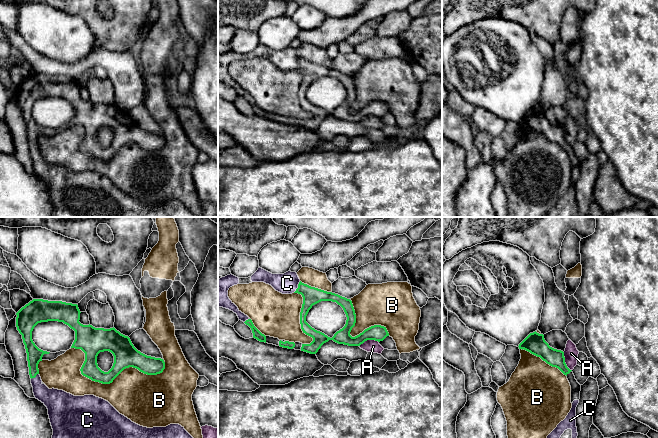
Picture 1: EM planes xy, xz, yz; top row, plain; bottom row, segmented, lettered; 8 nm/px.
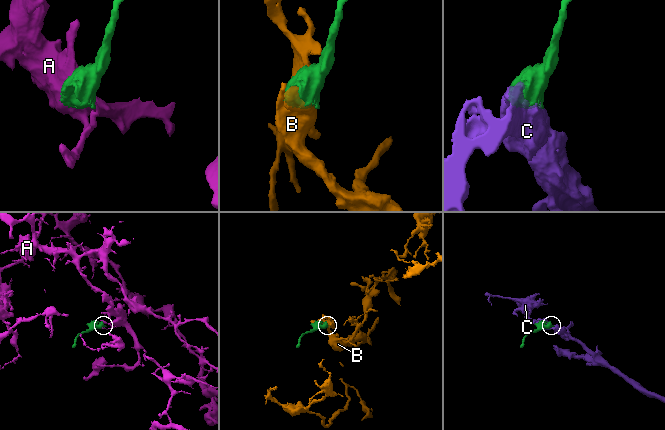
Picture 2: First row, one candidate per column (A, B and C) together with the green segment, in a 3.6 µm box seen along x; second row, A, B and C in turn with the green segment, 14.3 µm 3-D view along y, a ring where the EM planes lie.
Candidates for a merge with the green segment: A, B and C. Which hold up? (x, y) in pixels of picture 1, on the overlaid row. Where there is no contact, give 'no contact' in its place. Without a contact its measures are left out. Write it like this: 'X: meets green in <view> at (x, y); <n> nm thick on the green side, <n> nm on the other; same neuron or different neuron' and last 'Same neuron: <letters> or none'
A: meets green in xz at (368, 339); 130 nm thick on the green side, 100 nm on the other; different neuron
B: meets green in xy at (110, 382); 190 nm thick on the green side, 380 nm on the other; different neuron
C: meets green in xz at (298, 287); 140 nm thick on the green side, 170 nm on the other; same neuron
Same neuron: C

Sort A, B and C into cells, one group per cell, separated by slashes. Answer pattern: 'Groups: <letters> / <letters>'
Groups: A / B / C

